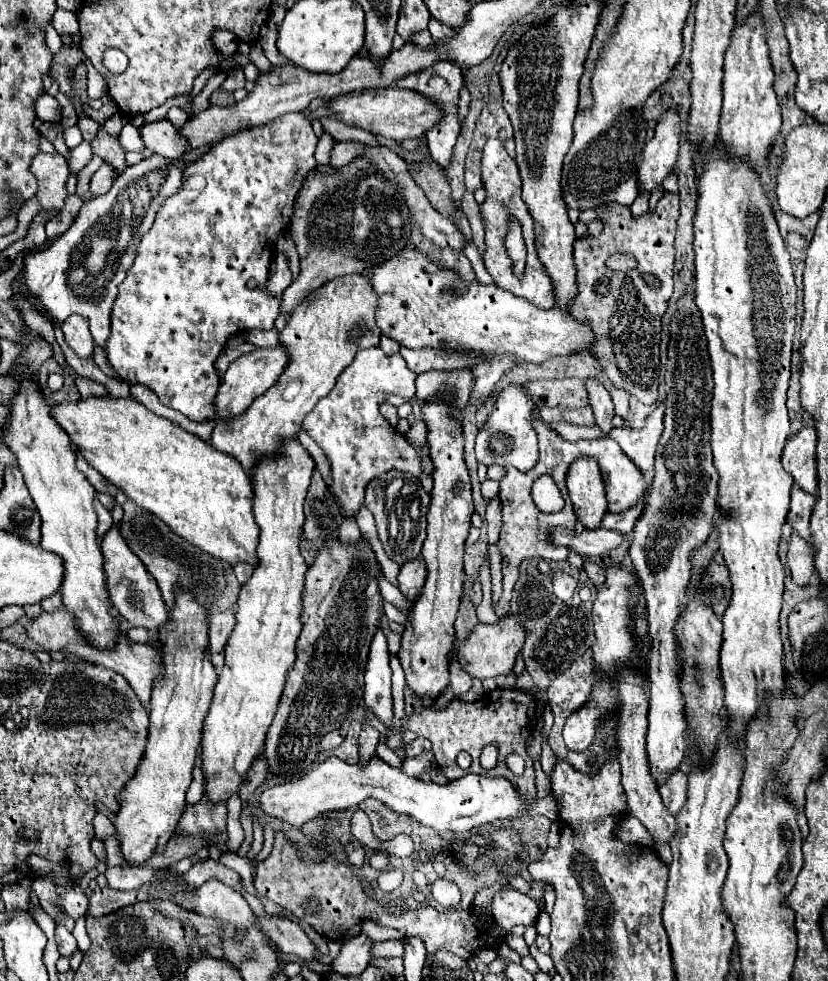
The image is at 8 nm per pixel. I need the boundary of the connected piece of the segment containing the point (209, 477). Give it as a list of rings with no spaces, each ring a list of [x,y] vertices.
[[[88,398],[54,406],[54,418],[92,468],[130,500],[164,520],[174,534],[228,564],[258,564],[252,484],[230,454],[156,416],[132,398]]]

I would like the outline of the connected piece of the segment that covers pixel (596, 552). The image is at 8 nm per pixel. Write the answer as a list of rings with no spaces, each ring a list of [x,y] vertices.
[[[558,528],[558,532],[554,532],[552,540],[556,544],[566,544],[576,554],[600,556],[600,554],[606,554],[606,552],[618,548],[624,540],[624,534],[606,530],[606,528],[598,528],[598,530],[582,530],[578,536],[576,532],[566,532],[566,528]]]

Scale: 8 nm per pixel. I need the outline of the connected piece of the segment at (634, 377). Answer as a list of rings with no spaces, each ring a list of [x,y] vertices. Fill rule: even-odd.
[[[664,192],[658,206],[646,214],[634,218],[630,206],[608,202],[598,206],[598,220],[602,220],[604,230],[598,236],[584,236],[574,242],[574,266],[576,266],[576,284],[578,294],[570,306],[572,316],[578,320],[590,322],[596,332],[596,342],[590,346],[590,354],[600,362],[602,372],[612,380],[616,388],[622,388],[630,394],[636,394],[640,402],[654,404],[658,400],[658,344],[660,344],[660,320],[668,308],[672,296],[672,266],[674,266],[674,234],[676,220],[680,216],[678,194]],[[616,250],[636,254],[638,268],[630,272],[612,272],[604,266],[608,256]]]

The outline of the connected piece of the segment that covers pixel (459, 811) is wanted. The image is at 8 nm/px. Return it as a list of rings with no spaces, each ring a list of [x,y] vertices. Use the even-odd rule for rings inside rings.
[[[330,756],[308,774],[292,782],[278,784],[274,788],[266,788],[260,796],[260,810],[270,818],[278,818],[284,824],[300,828],[304,822],[316,818],[320,812],[346,810],[358,806],[370,796],[384,802],[390,810],[410,814],[424,826],[442,832],[466,832],[476,826],[490,824],[498,818],[520,818],[526,816],[526,810],[530,808],[530,802],[522,802],[516,788],[506,778],[466,774],[446,786],[438,786],[434,782],[410,780],[410,776],[406,776],[402,770],[388,766],[378,756],[364,768],[356,768],[352,764],[346,764],[344,760]]]

